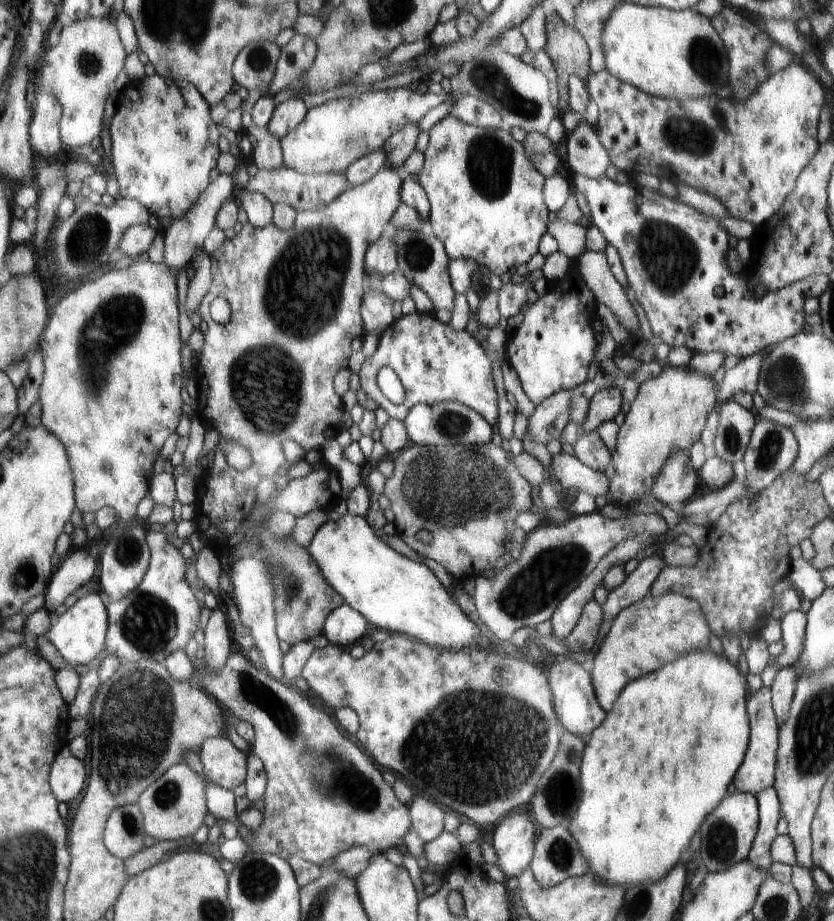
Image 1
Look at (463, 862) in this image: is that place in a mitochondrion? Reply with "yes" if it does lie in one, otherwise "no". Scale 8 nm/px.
no

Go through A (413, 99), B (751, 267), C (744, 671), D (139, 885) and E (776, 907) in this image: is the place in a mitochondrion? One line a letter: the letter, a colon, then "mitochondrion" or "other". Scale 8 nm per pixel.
A: other
B: other
C: other
D: other
E: mitochondrion

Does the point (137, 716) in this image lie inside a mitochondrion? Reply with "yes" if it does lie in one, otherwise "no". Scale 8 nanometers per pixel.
yes

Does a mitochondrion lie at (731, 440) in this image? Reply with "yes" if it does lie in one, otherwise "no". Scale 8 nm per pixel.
yes

